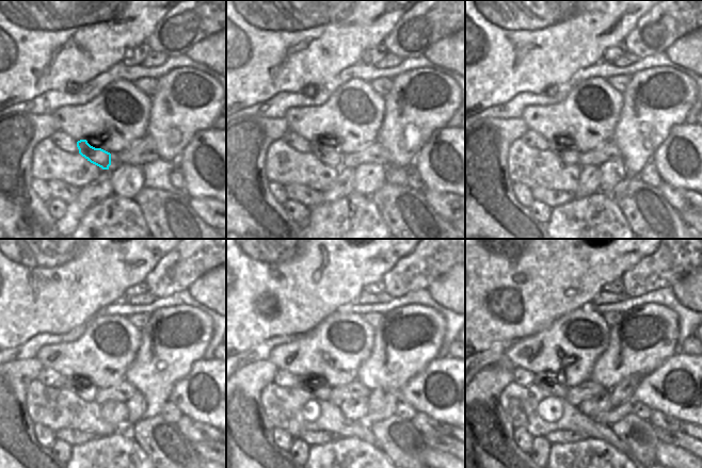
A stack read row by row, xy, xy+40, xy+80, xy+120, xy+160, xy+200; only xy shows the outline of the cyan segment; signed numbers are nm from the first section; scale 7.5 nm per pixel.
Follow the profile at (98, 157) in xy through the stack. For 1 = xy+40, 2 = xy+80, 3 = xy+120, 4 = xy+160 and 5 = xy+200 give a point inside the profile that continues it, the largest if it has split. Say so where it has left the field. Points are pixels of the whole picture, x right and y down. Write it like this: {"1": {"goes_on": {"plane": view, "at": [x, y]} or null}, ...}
{"1": {"goes_on": {"plane": "xy+40", "at": [329, 156]}}, "2": {"goes_on": {"plane": "xy+80", "at": [568, 156]}}, "3": {"goes_on": {"plane": "xy+120", "at": [81, 386]}}, "4": {"goes_on": {"plane": "xy+160", "at": [316, 385]}}, "5": {"goes_on": {"plane": "xy+200", "at": [546, 381]}}}

